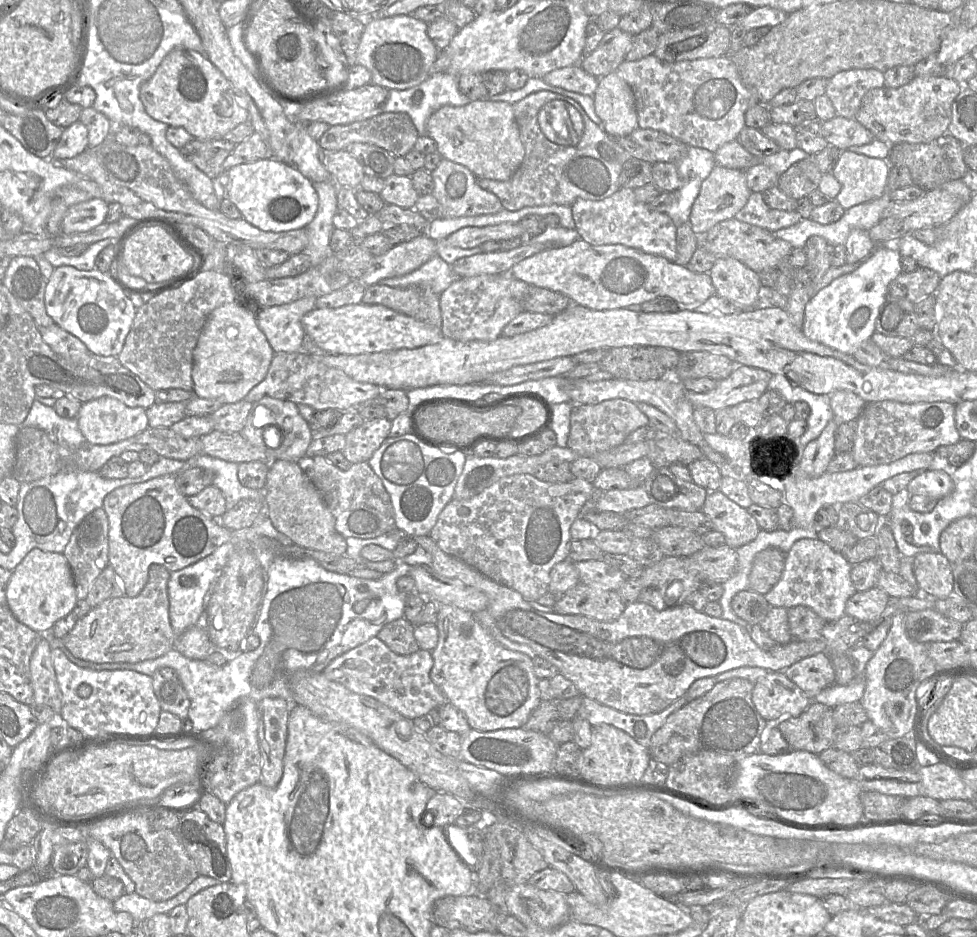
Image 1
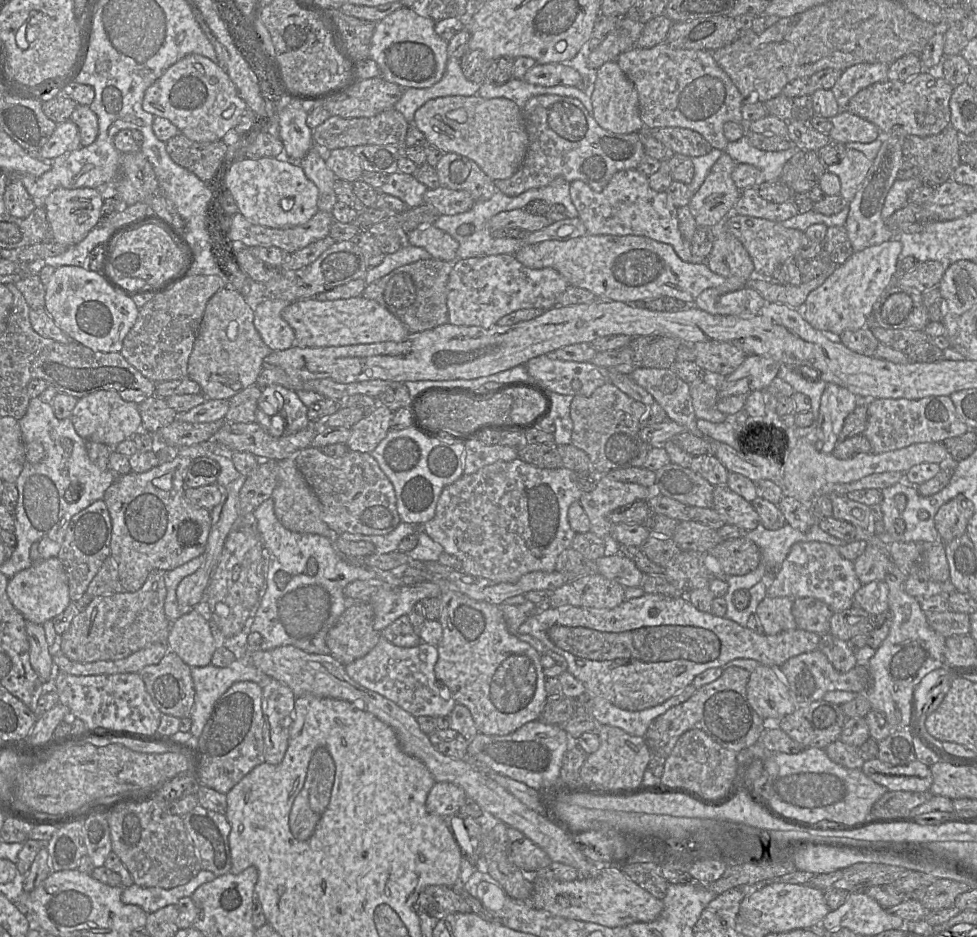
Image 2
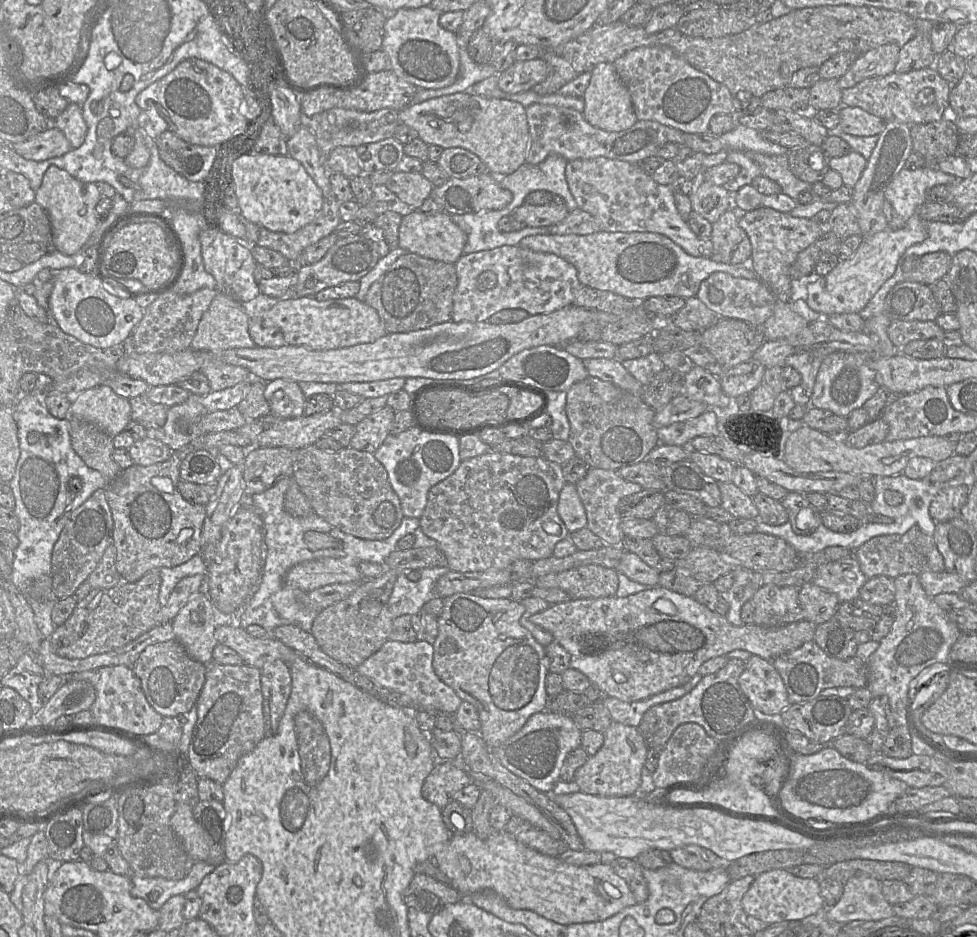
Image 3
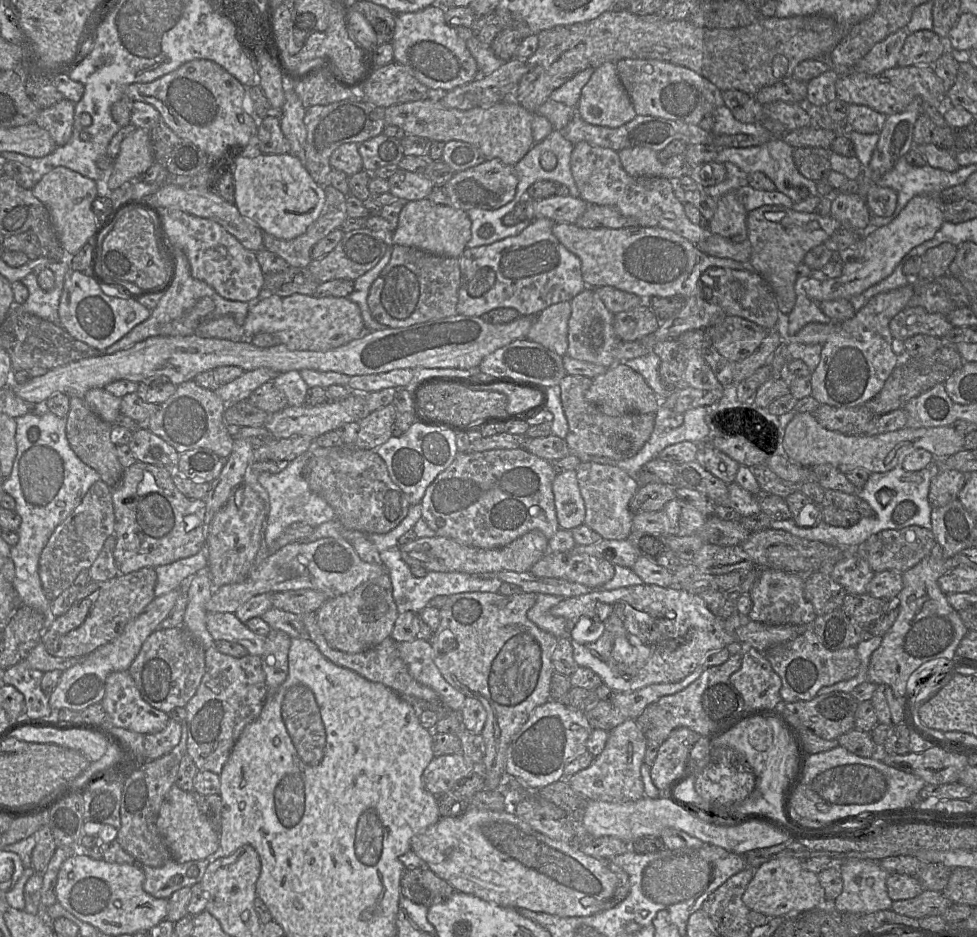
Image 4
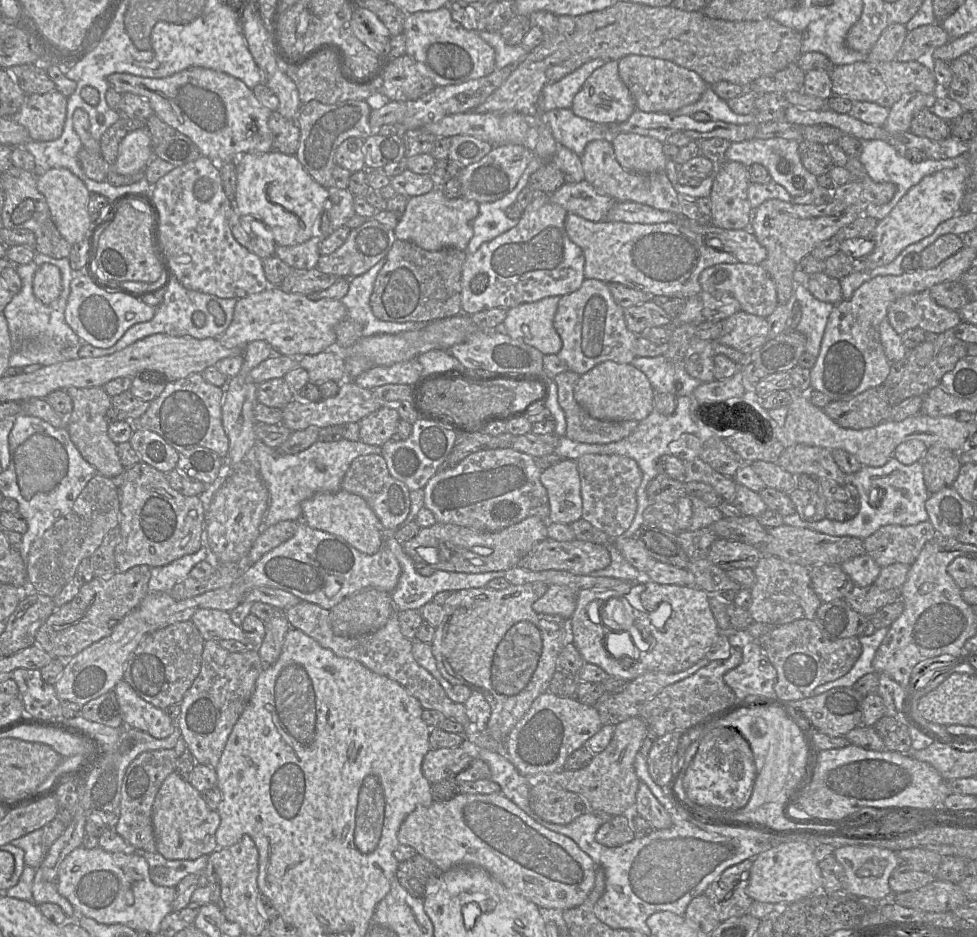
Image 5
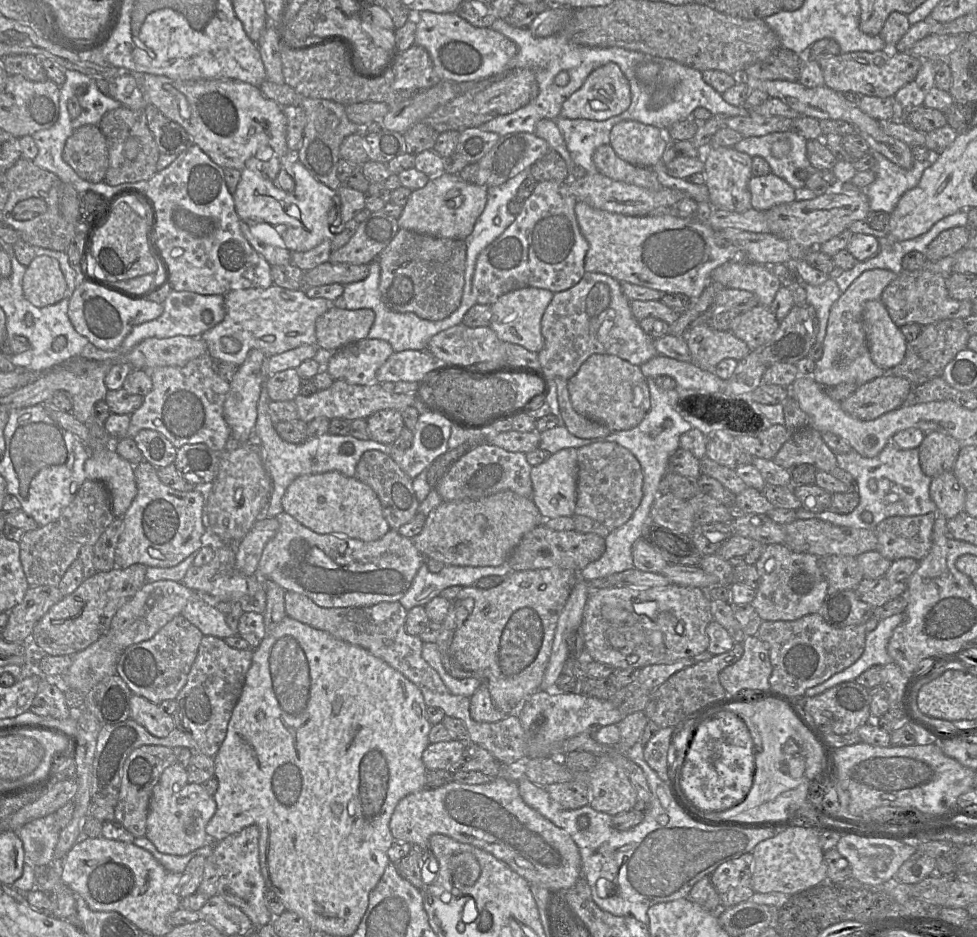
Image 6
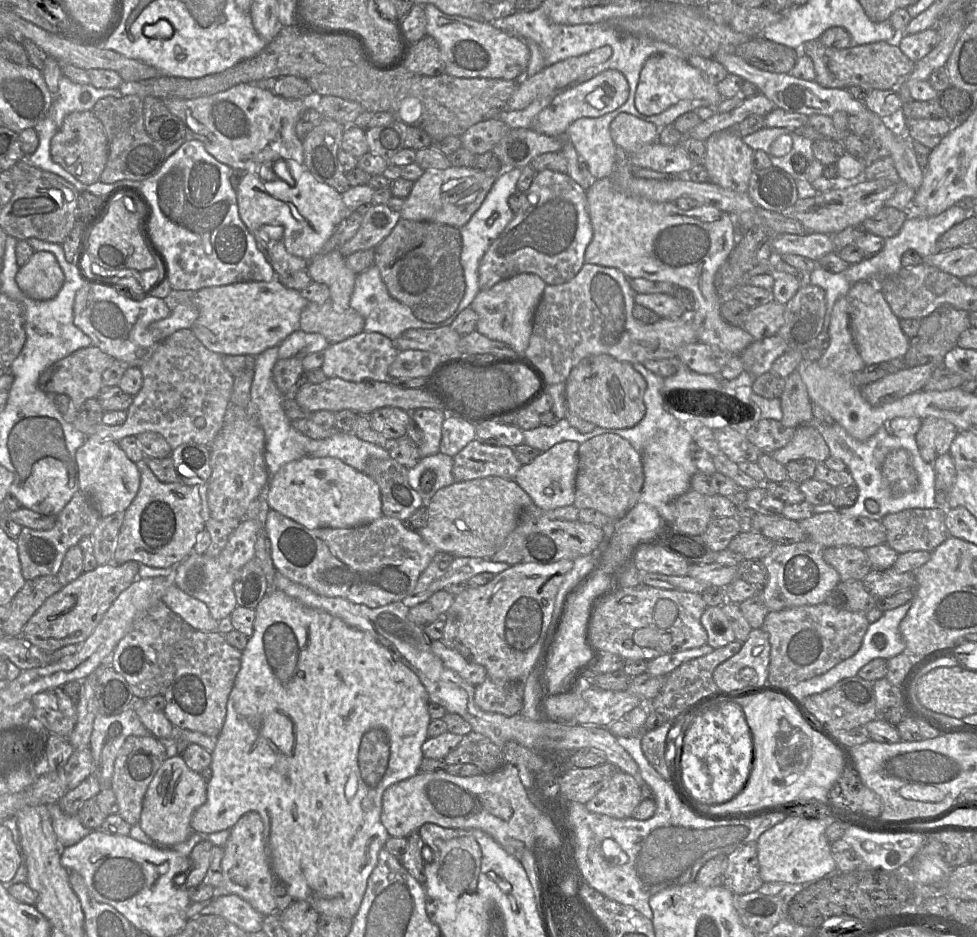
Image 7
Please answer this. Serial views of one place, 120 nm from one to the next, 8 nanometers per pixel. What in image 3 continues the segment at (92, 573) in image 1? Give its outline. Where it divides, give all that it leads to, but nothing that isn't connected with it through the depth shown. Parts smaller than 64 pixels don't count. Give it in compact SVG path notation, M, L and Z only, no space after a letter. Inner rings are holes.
M98 489L71 513L53 547L50 580L54 598L61 600L73 595L97 567L111 543L113 543L112 513L107 503L106 489Z

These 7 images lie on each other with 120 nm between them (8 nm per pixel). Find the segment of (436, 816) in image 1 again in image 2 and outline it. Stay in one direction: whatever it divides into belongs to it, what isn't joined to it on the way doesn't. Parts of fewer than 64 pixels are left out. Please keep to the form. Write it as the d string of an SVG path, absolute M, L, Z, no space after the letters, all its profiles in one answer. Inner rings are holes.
M435 782L431 788L427 799L427 811L447 818L459 813L467 796L465 791L449 782Z

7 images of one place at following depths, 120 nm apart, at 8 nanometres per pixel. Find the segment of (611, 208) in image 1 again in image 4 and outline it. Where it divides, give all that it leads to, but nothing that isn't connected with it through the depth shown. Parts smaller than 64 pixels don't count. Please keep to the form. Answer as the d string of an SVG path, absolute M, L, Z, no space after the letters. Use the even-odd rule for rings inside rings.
M584 141L574 146L570 167L579 190L579 197L587 203L615 207L626 218L635 221L635 225L671 230L708 255L729 258L748 266L752 251L748 239L739 243L732 242L712 233L708 227L702 228L692 223L685 214L684 204L675 196L669 179L663 176L632 176L623 168L618 152ZM701 241L706 241L707 244L702 245Z

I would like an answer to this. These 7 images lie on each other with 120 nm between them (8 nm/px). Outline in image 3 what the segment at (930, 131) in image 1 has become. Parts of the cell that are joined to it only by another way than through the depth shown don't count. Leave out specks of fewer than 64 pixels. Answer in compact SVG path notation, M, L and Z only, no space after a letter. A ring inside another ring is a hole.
M934 66L907 73L892 72L886 76L864 79L855 86L842 90L842 106L859 107L885 122L899 121L910 126L939 121L949 116L951 85Z

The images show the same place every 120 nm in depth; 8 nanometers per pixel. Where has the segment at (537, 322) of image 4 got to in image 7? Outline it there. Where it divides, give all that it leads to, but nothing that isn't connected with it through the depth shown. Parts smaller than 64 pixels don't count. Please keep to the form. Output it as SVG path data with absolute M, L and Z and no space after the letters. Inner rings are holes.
M521 273L500 281L488 290L480 290L470 306L478 314L476 331L492 340L508 344L517 354L526 352L534 313L546 285L536 274Z

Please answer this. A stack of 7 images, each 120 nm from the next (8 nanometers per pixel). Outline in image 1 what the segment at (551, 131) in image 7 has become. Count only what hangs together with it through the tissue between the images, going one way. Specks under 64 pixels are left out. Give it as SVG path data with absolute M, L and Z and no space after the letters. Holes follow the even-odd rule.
M617 71L599 78L593 100L602 128L610 136L628 136L639 128L634 92Z

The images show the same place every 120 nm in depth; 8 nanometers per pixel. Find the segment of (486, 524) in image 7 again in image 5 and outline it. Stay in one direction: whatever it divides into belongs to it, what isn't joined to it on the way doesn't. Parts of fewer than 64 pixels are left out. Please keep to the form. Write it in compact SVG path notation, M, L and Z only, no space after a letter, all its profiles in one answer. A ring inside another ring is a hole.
M530 516L497 532L482 532L437 522L433 526L421 528L415 537L402 545L414 563L426 563L435 571L483 573L516 567L523 556L547 537L547 521Z

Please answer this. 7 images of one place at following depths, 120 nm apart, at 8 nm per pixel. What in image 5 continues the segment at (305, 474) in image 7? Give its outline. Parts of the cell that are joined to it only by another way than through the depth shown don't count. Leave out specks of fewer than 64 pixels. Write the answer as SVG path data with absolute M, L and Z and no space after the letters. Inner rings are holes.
M344 490L318 493L305 500L301 508L302 521L309 527L342 537L364 554L375 554L383 546L386 532L367 502L356 494Z

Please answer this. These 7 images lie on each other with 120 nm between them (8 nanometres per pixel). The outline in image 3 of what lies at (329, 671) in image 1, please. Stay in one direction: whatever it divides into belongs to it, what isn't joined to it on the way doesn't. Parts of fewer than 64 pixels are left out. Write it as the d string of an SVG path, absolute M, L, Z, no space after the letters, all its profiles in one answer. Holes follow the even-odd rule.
M388 639L377 652L355 669L378 685L409 696L415 711L427 710L454 715L462 699L434 672L433 652L433 644L427 640L404 643Z

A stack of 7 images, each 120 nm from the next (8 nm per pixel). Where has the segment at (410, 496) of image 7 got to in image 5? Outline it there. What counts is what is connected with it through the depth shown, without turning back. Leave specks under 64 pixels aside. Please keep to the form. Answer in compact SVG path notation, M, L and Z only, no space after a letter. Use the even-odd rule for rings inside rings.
M368 454L354 459L343 477L340 490L362 497L379 519L384 532L401 528L410 512L410 490L390 475L381 454Z

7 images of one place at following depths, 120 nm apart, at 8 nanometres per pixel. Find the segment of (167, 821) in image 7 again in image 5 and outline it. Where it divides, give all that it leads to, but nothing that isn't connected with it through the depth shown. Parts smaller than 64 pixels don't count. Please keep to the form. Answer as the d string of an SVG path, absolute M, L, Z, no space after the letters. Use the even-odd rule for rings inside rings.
M175 771L162 783L152 807L152 825L157 852L167 860L195 860L203 855L211 855L217 849L216 831L220 824L218 811L211 810L189 781L185 781Z

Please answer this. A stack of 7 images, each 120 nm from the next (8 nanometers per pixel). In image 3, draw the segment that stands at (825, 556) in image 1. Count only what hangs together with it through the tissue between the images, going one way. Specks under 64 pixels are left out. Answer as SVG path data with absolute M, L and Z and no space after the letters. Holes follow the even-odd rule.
M851 555L820 565L811 582L834 594L841 603L859 598L859 591L867 579Z

